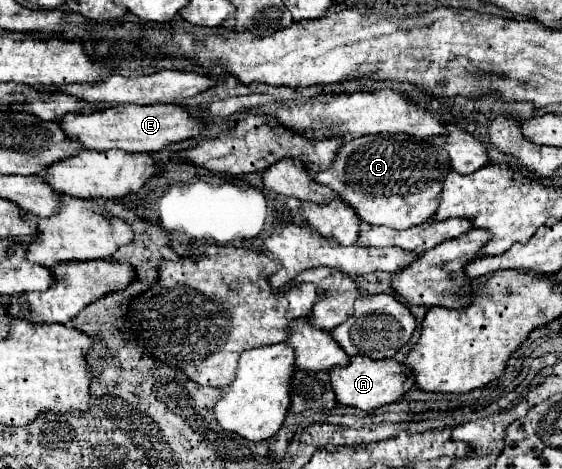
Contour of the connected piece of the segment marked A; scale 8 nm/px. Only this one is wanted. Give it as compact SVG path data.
M352 357L350 365L334 367L330 371L330 383L332 383L332 389L336 391L338 403L352 405L362 411L372 411L382 405L396 403L404 397L404 393L408 393L414 387L412 371L406 365L394 359L376 361L376 359L364 359L364 357Z

